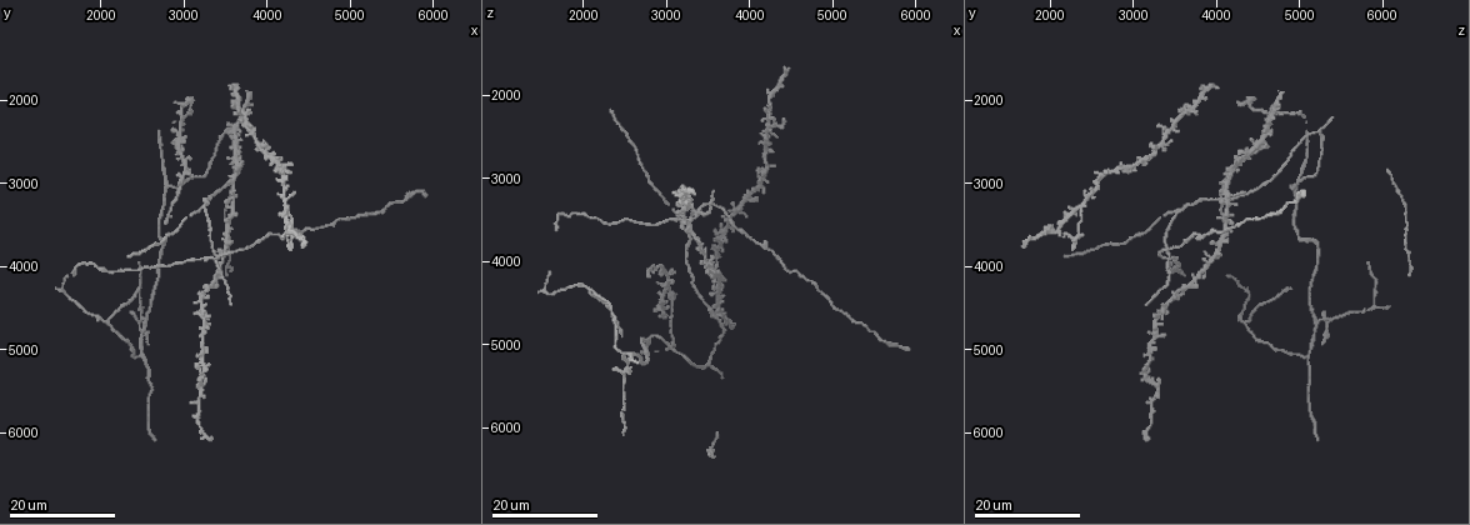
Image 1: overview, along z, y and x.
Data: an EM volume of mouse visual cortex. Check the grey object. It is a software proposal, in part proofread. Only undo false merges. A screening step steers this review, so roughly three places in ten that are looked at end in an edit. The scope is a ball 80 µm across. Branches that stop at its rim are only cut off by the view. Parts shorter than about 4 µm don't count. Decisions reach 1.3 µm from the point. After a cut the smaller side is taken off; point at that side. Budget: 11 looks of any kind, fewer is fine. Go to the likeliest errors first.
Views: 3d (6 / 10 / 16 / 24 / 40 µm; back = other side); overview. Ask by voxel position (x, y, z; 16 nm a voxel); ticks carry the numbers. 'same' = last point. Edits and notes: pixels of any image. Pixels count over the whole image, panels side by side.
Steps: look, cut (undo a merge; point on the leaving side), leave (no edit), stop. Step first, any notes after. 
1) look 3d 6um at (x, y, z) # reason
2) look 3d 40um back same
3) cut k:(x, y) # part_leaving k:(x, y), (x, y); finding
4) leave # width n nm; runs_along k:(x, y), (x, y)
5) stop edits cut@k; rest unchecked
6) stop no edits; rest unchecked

look 3d 16um at (3350, 3900, 3450) # four arms meet

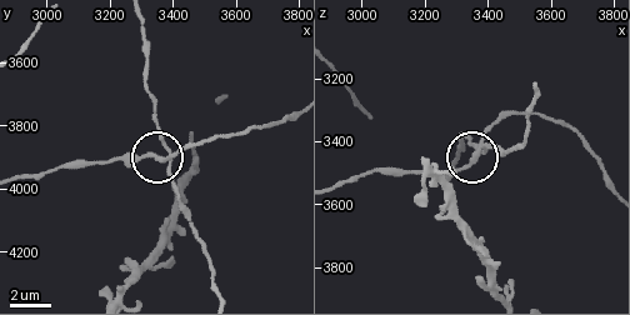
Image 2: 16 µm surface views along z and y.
look 3d 10um at (3370, 3910, 3430) # zoom in

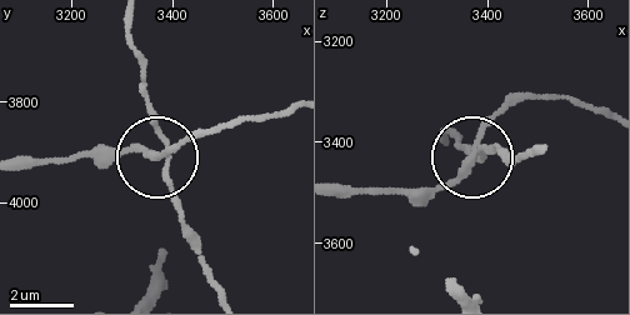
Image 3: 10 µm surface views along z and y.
leave # width 190 nm; one neuron here

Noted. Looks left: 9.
look 3d 16um at (2500, 5050, 5100) # arms part here

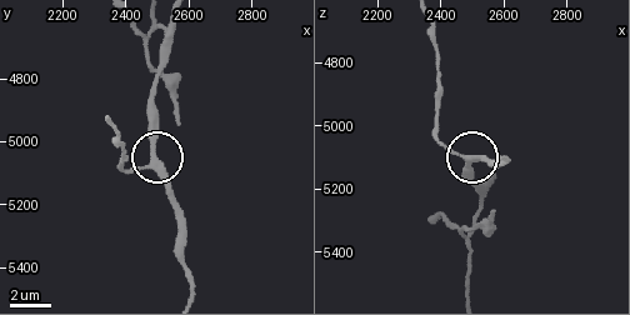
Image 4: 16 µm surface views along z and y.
look 3d 10um at (2500, 5090, 5100)

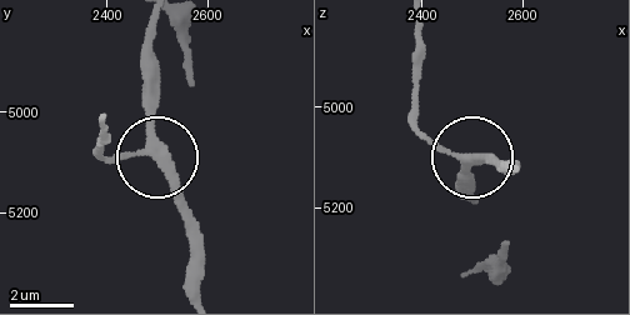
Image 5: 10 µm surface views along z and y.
leave # width 260 nm; continuous, no second neuron

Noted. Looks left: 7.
look 3d 16um at (2100, 4650, 4400) # arms part here

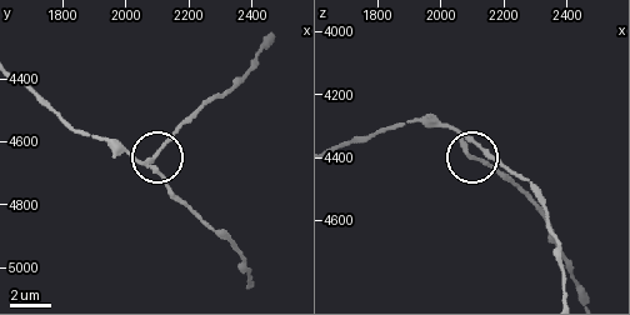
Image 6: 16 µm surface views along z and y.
look 3d 6um at (2070, 4670, 4360) # zoom in

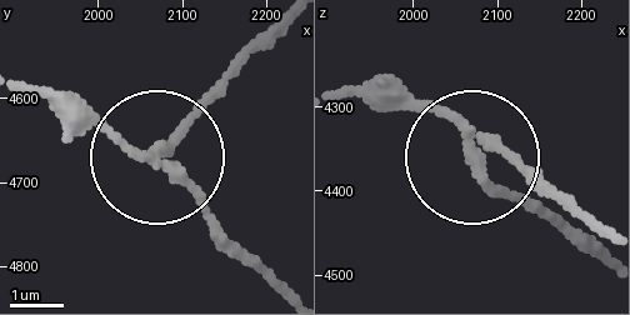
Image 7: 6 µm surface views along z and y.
cut 7:(204, 109) # width 190 nm; part_leaving 7:(154, 159), (288, 24); a second neuron is stuck on

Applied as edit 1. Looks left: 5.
look overview

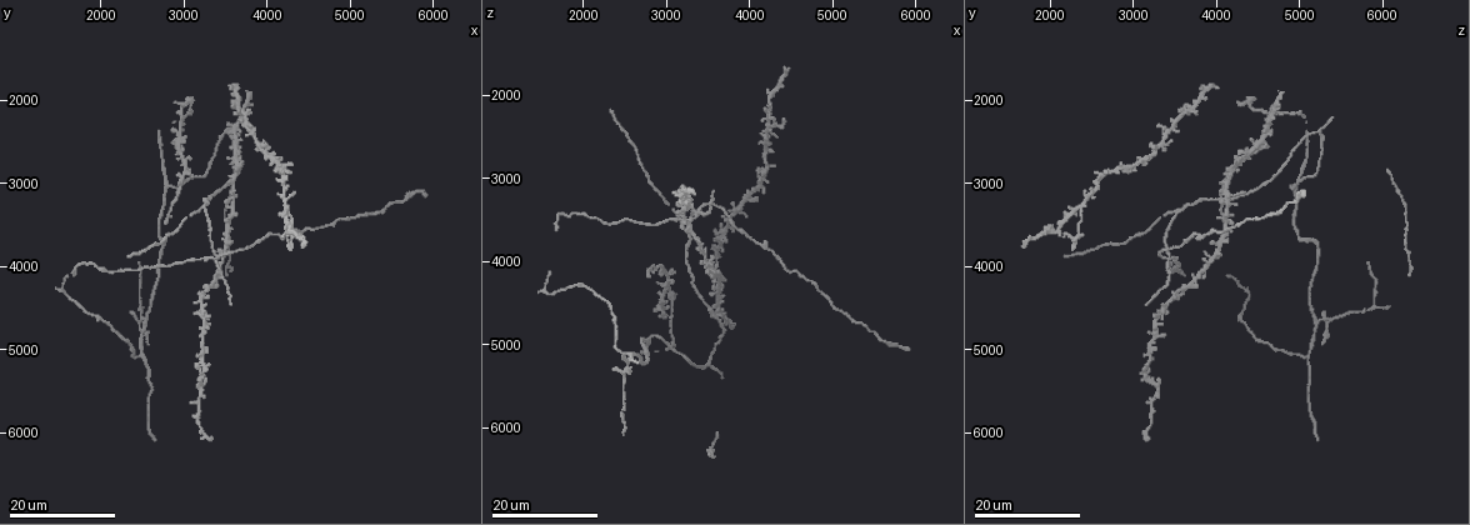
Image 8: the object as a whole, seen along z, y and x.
look 3d 16um at (3200, 3250, 3600) # side arm on a straight run

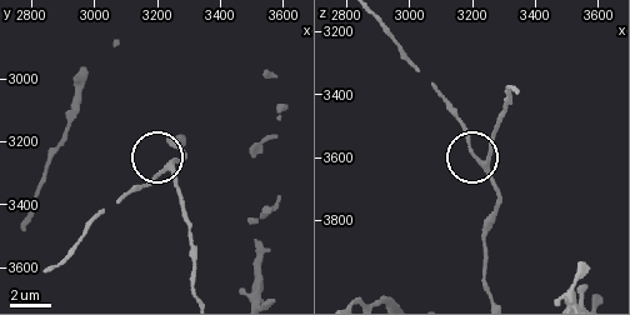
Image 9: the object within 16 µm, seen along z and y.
look 3d 6um at (3240, 3290, 3610) # zoom in

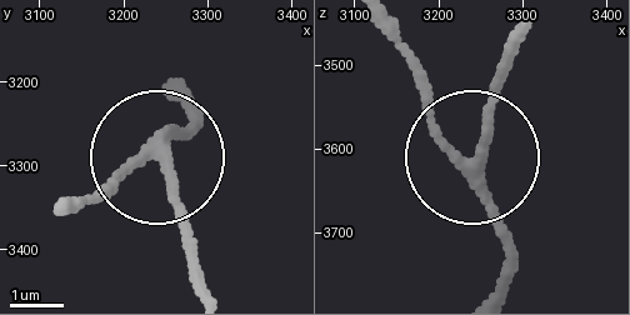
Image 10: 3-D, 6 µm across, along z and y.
look 3d 6um back at (3240, 3285, 3610)

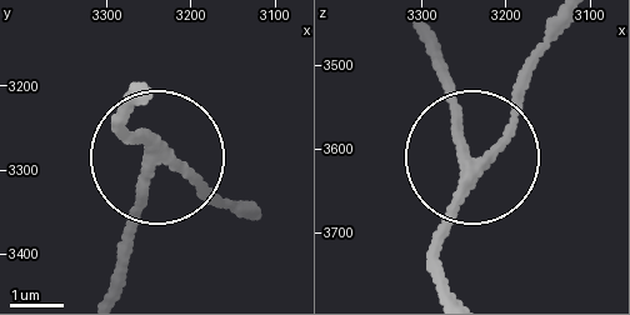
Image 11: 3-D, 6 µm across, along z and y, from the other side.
leave # arms 3; runs_along 11:(455, 291), (436, 251), (459, 184), (566, 28); one neuron here

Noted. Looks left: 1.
stop edits cut@7; rest unchecked

